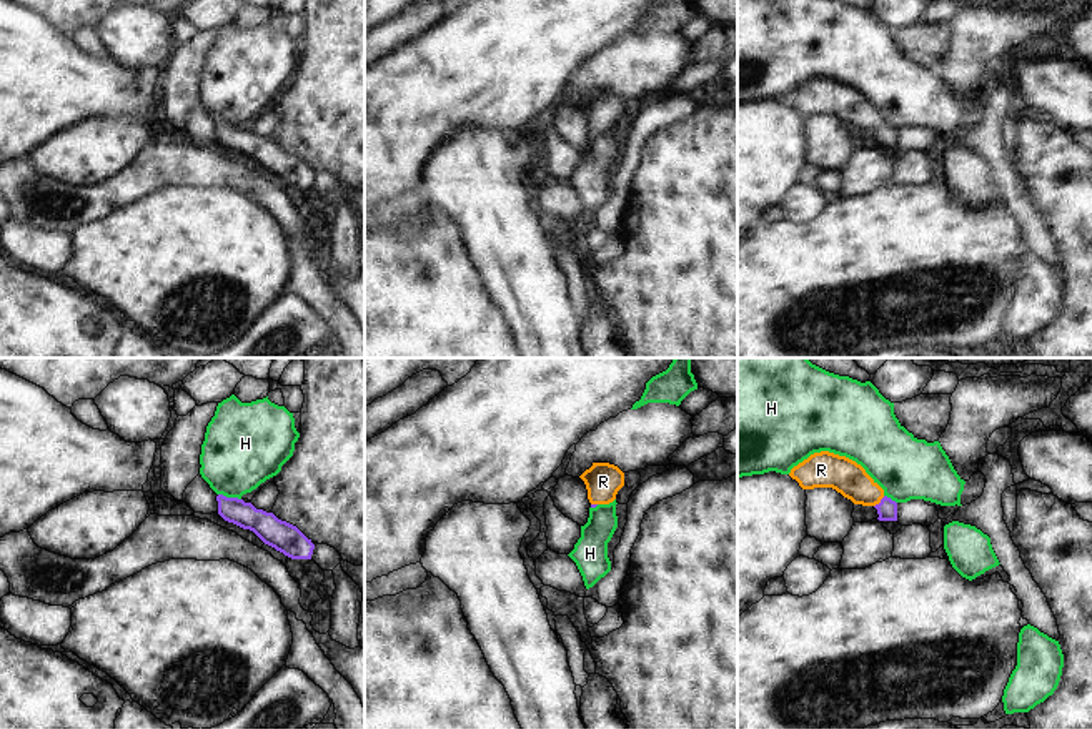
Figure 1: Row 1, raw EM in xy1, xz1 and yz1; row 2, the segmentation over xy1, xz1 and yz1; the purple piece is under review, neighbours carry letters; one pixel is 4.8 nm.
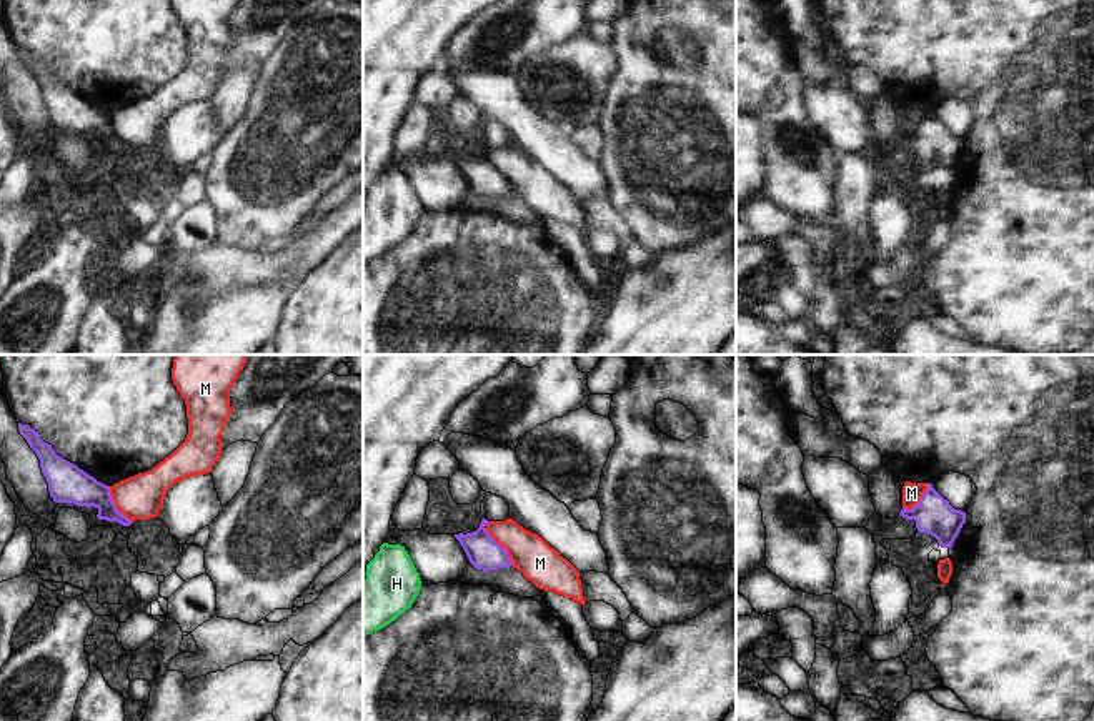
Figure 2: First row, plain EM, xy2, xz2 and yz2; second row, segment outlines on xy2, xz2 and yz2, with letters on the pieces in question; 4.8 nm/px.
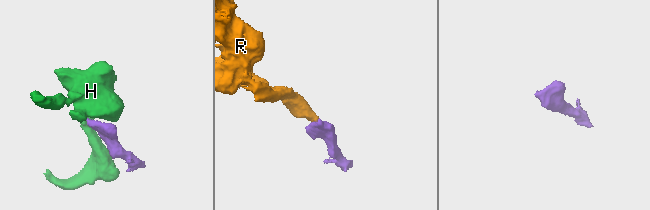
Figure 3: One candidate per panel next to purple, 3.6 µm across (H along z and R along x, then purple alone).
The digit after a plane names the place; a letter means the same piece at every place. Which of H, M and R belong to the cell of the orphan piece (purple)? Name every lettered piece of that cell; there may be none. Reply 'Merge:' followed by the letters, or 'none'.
Merge: R

